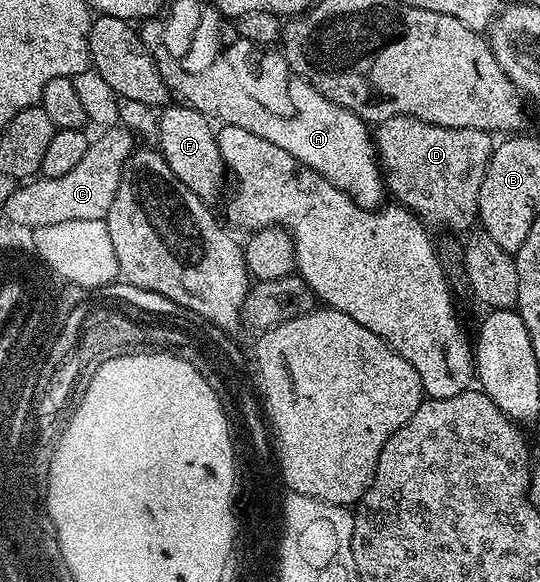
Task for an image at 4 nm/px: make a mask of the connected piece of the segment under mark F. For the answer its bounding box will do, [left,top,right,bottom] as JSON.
[158,105,226,201]

